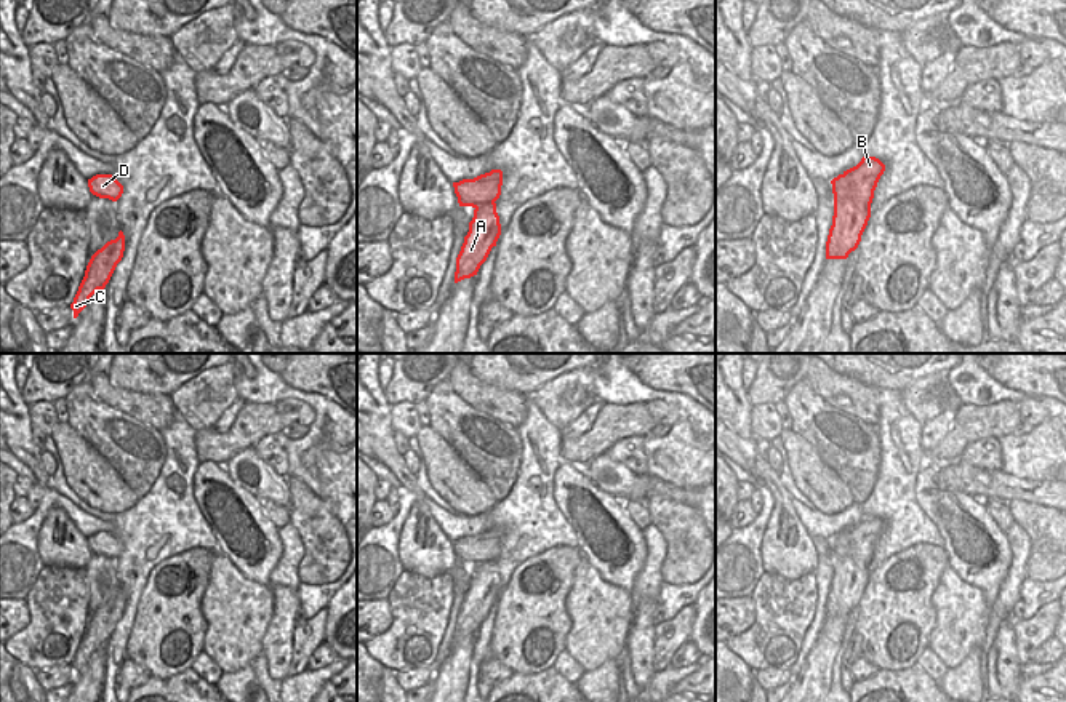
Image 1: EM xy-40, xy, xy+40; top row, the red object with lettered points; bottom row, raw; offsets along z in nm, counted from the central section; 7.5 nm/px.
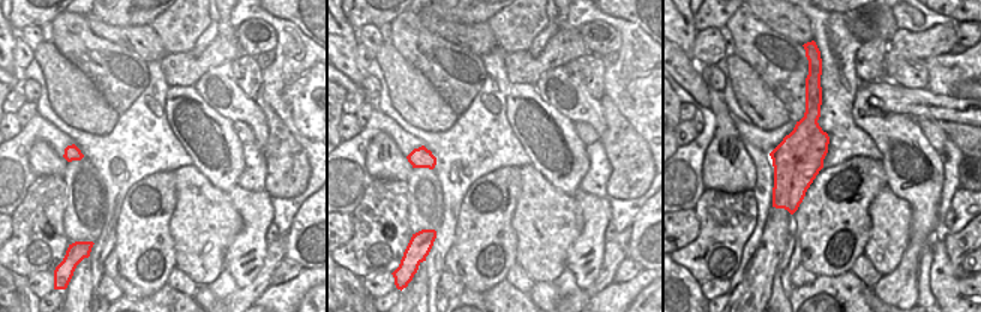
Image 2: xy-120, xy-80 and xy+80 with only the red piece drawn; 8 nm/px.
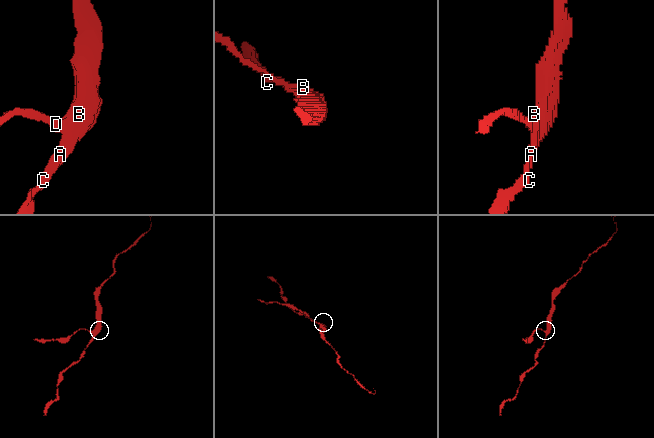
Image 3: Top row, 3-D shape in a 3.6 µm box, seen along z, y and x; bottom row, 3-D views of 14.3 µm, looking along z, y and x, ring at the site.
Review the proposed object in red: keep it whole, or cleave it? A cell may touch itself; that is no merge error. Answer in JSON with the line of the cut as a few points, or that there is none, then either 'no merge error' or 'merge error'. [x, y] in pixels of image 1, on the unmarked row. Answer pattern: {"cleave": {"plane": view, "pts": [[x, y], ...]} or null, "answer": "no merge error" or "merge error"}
{"cleave": {"plane": "xy+40", "pts": [[849, 531], [852, 536], [849, 552], [834, 560]]}, "answer": "merge error"}

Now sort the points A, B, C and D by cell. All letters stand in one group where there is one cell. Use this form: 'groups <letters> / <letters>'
groups A B C / D

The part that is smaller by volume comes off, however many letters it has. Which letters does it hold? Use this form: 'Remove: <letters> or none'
Remove: D.

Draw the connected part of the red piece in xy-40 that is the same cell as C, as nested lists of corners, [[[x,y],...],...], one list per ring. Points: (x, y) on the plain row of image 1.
[[[120,588],[115,598],[107,600],[98,608],[85,628],[85,635],[78,644],[78,649],[70,662],[74,676],[86,665],[90,656],[98,649],[104,648],[109,641],[117,622],[122,619],[125,609],[125,593]]]

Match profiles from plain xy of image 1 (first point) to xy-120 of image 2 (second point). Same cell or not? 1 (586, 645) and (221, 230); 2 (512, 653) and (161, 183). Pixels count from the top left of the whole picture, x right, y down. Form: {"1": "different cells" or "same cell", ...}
{"1": "same cell", "2": "same cell"}

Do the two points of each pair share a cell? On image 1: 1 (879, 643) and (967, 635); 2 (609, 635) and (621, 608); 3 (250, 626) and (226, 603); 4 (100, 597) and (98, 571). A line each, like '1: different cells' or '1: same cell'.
1: different cells
2: same cell
3: same cell
4: same cell

